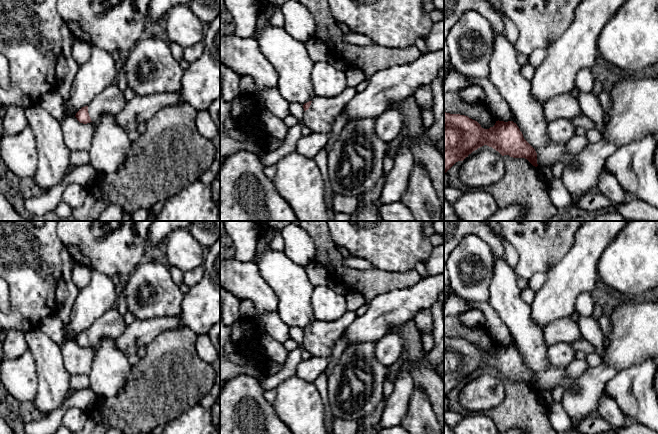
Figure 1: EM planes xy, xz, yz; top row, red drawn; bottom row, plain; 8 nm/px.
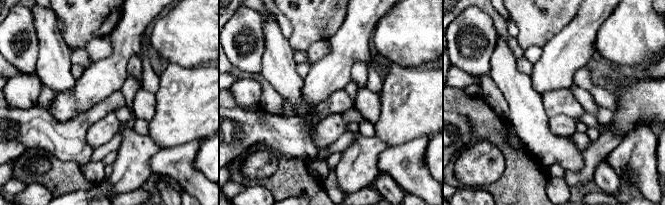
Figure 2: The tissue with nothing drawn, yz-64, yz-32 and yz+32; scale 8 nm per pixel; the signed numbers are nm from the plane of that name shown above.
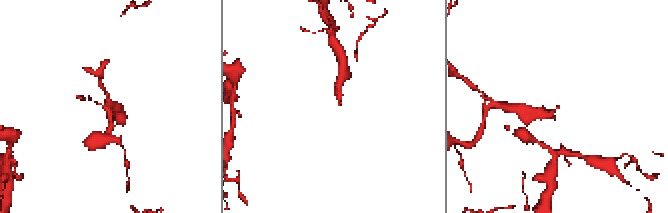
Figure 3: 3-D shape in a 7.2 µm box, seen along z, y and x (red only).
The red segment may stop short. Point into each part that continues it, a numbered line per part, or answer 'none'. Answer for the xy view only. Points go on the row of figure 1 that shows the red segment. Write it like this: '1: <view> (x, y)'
1: xy (111, 100)

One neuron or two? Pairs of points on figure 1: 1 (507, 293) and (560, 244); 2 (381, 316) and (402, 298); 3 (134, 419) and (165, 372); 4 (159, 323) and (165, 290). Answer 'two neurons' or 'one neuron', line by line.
1: two neurons
2: one neuron
3: one neuron
4: two neurons

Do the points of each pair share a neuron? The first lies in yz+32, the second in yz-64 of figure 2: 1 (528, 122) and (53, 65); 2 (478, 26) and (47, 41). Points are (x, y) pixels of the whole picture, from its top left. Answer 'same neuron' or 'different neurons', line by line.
1: same neuron
2: different neurons

